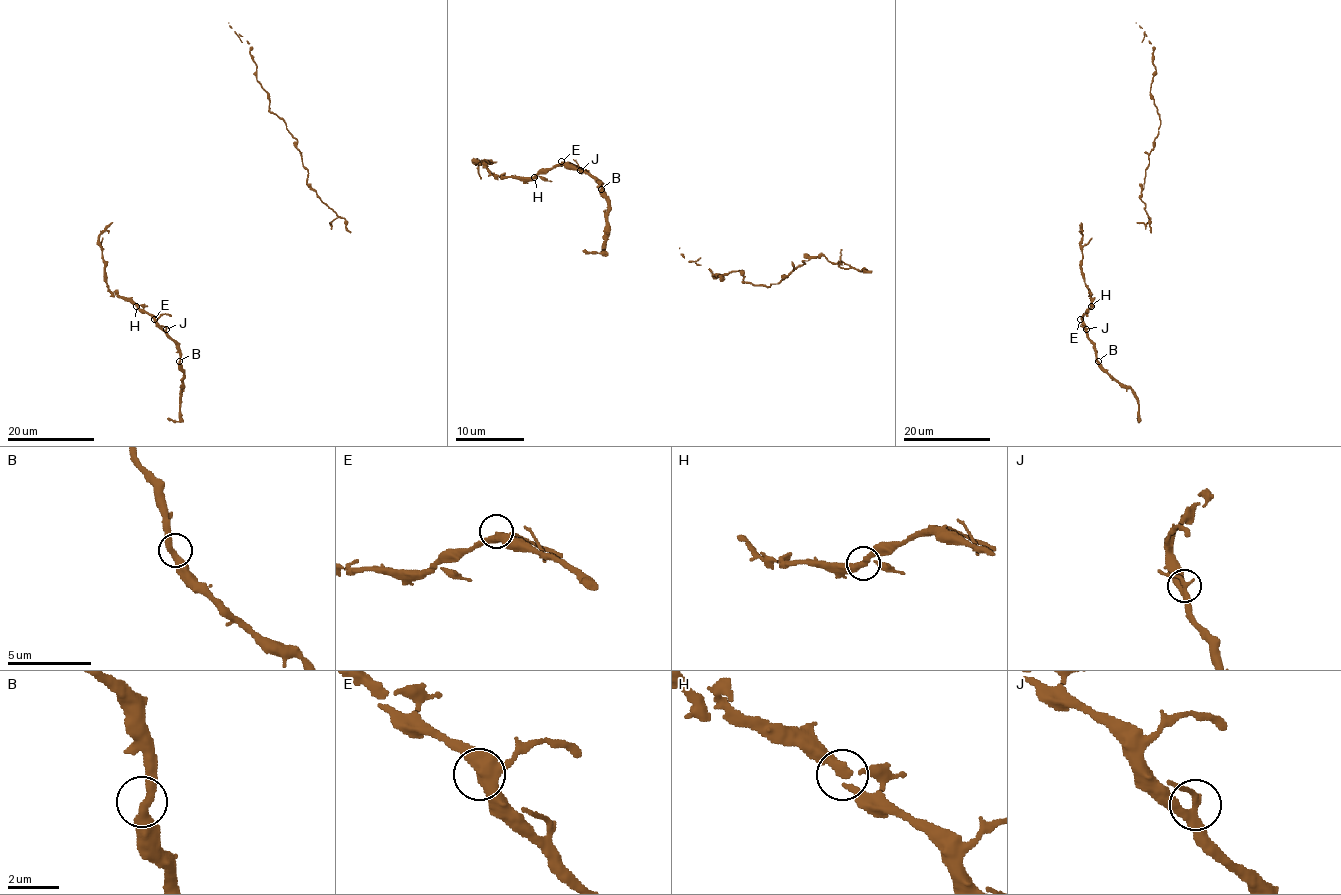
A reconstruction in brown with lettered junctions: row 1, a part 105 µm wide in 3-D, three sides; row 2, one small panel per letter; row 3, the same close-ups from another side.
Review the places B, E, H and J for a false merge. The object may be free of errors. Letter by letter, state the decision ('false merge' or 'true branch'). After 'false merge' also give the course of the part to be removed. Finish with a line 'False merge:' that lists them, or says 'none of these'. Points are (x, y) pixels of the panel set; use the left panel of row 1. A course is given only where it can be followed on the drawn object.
B: true branch
E: true branch
H: true branch
J: true branch
False merge: none of these

